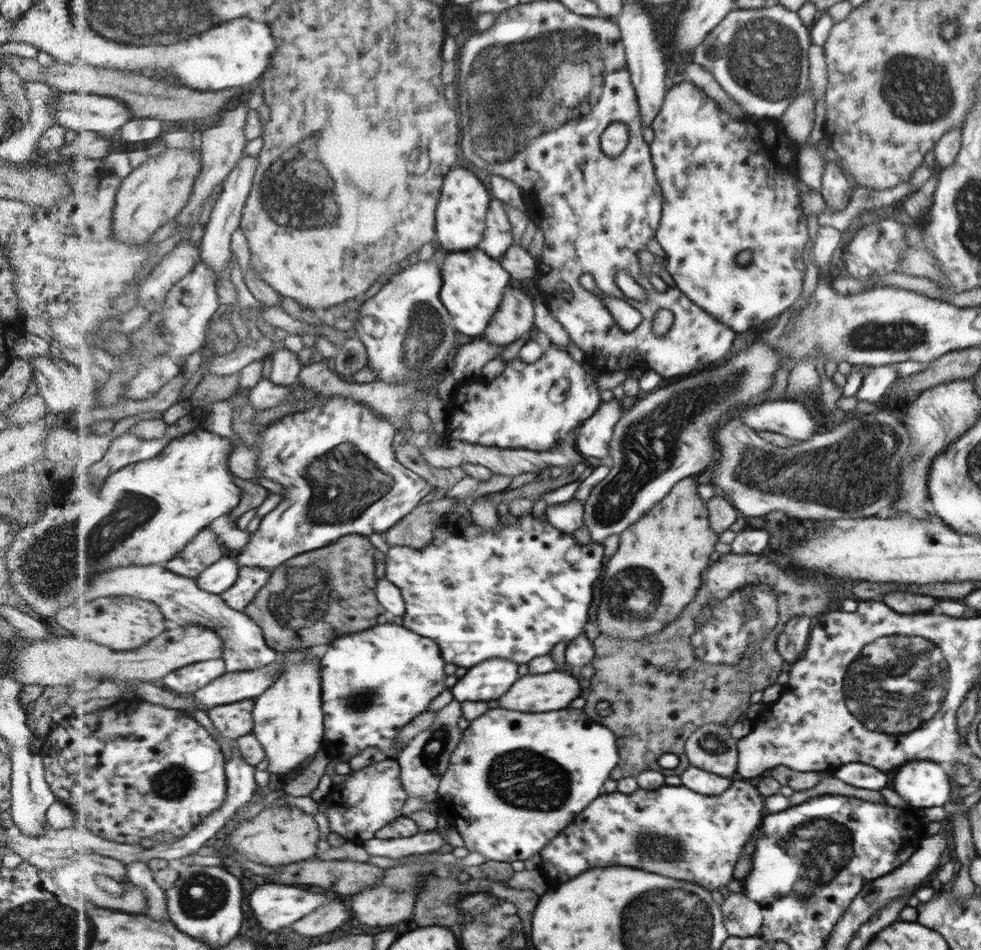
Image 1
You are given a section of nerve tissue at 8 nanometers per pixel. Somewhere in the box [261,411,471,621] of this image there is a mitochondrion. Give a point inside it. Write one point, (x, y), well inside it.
(347, 481)

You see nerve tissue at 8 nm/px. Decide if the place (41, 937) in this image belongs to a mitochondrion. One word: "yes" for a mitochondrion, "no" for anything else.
yes

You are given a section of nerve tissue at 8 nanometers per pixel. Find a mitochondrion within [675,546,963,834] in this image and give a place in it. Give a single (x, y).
(922, 695)

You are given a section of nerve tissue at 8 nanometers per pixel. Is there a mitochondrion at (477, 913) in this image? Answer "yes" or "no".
yes

